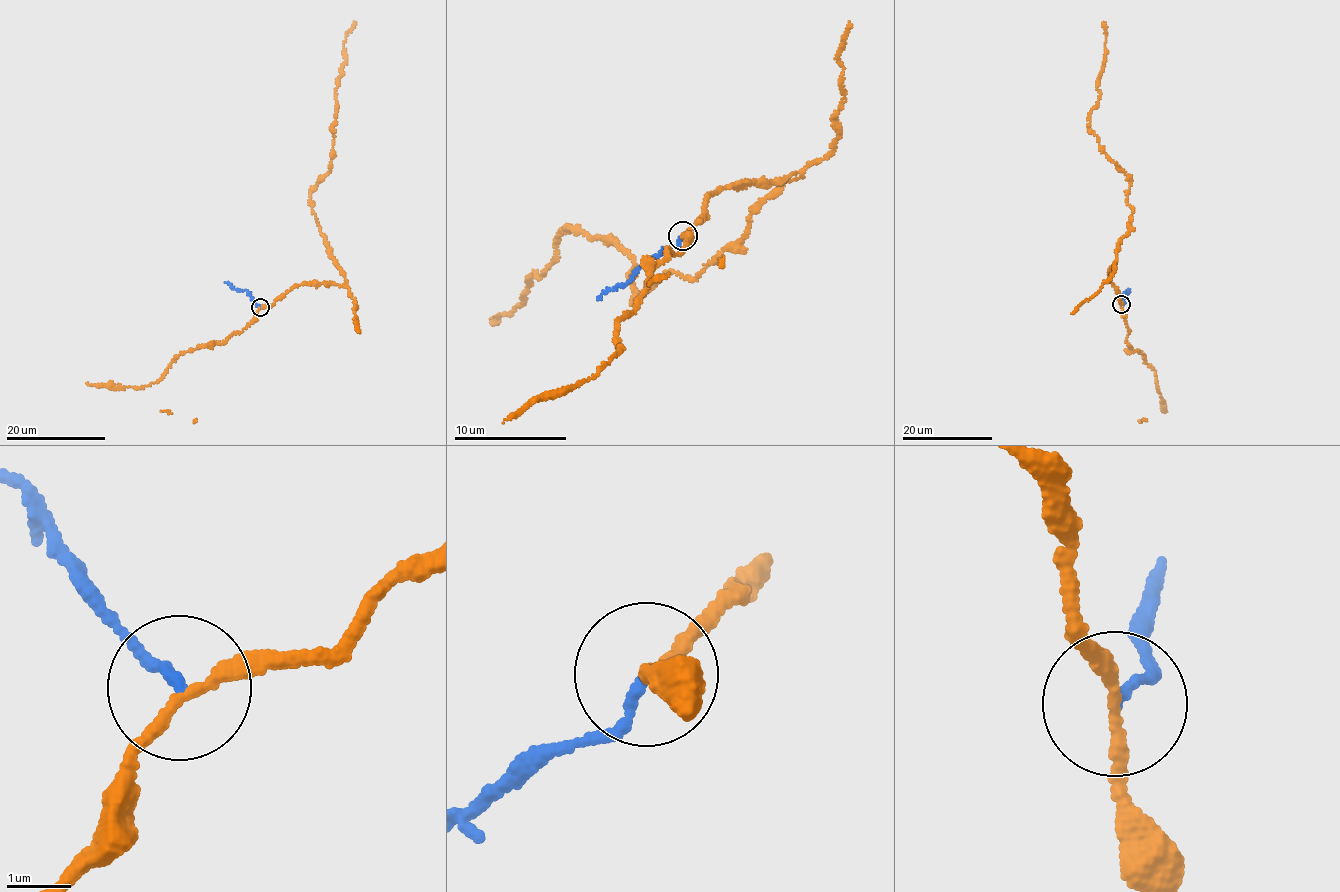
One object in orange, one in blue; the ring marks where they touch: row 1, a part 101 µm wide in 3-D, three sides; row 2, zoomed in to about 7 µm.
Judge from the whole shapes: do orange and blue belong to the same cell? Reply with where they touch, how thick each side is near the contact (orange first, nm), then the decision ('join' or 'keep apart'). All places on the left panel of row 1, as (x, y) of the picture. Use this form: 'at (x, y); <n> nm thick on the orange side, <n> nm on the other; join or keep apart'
at (260, 307); 170 nm thick on the orange side, 150 nm on the other; keep apart

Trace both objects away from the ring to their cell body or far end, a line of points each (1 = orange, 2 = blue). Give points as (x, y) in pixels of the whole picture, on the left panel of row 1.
1: (260, 307), (299, 284), (346, 286), (310, 193), (330, 169), (337, 79), (345, 60), (345, 33), (355, 21)
2: (260, 307), (250, 294), (225, 282)

